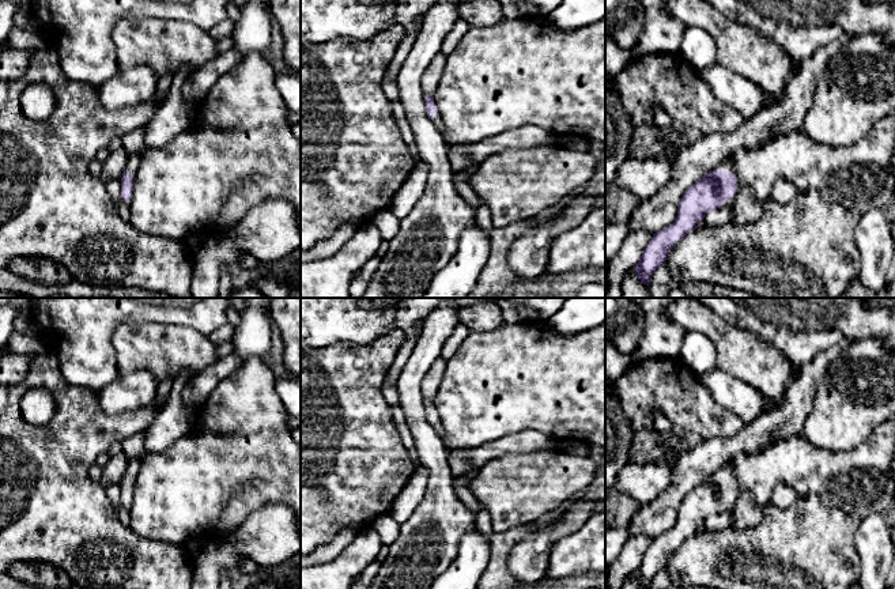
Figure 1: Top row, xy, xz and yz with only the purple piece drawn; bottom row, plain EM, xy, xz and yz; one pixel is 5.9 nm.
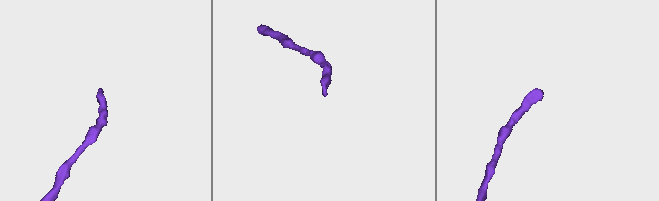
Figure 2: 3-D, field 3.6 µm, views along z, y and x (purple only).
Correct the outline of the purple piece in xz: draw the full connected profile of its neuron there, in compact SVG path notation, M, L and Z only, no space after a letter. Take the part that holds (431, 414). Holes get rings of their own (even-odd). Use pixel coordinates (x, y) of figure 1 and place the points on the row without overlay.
M424 400L424 405L426 405L426 414L427 414L428 422L435 427L435 430L439 434L442 434L443 428L442 428L442 424L437 416L437 411L434 408L434 401L433 400Z

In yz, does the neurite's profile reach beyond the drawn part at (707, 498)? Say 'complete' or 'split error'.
split error

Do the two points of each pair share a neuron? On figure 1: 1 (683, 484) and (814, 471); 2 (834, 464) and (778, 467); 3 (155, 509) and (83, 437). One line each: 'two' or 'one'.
1: two
2: one
3: two

